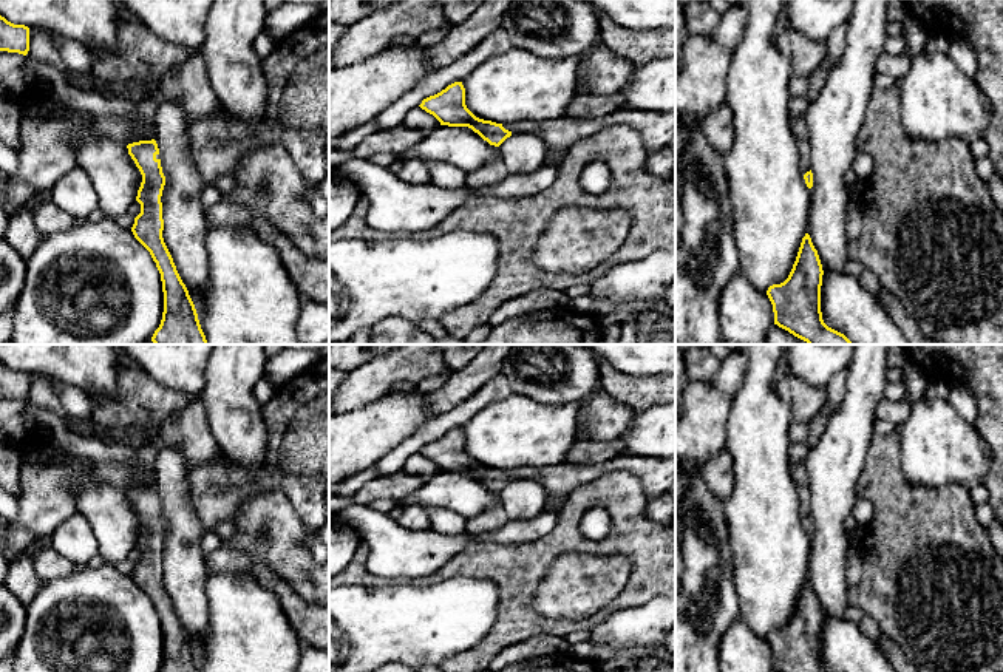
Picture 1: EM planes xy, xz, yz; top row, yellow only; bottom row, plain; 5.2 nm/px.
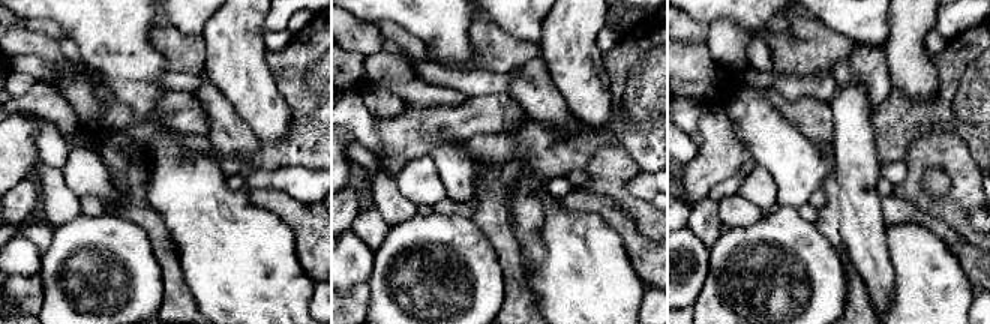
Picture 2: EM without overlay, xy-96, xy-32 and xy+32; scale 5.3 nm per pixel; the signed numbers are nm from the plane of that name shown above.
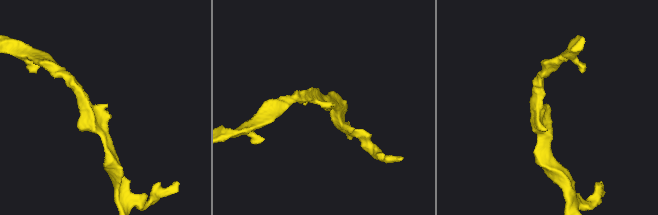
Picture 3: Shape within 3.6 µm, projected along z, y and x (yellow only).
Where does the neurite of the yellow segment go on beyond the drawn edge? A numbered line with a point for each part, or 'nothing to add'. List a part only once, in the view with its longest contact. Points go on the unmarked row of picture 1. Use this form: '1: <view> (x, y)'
1: xz (657, 475)

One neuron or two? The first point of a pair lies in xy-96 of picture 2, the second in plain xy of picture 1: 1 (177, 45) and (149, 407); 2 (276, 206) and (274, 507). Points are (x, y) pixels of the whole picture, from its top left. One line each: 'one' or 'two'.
1: one
2: two

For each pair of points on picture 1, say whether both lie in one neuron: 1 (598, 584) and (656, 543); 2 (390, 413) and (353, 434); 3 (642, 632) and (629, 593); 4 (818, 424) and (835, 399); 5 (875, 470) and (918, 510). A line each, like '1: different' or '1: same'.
1: different
2: same
3: different
4: same
5: same

